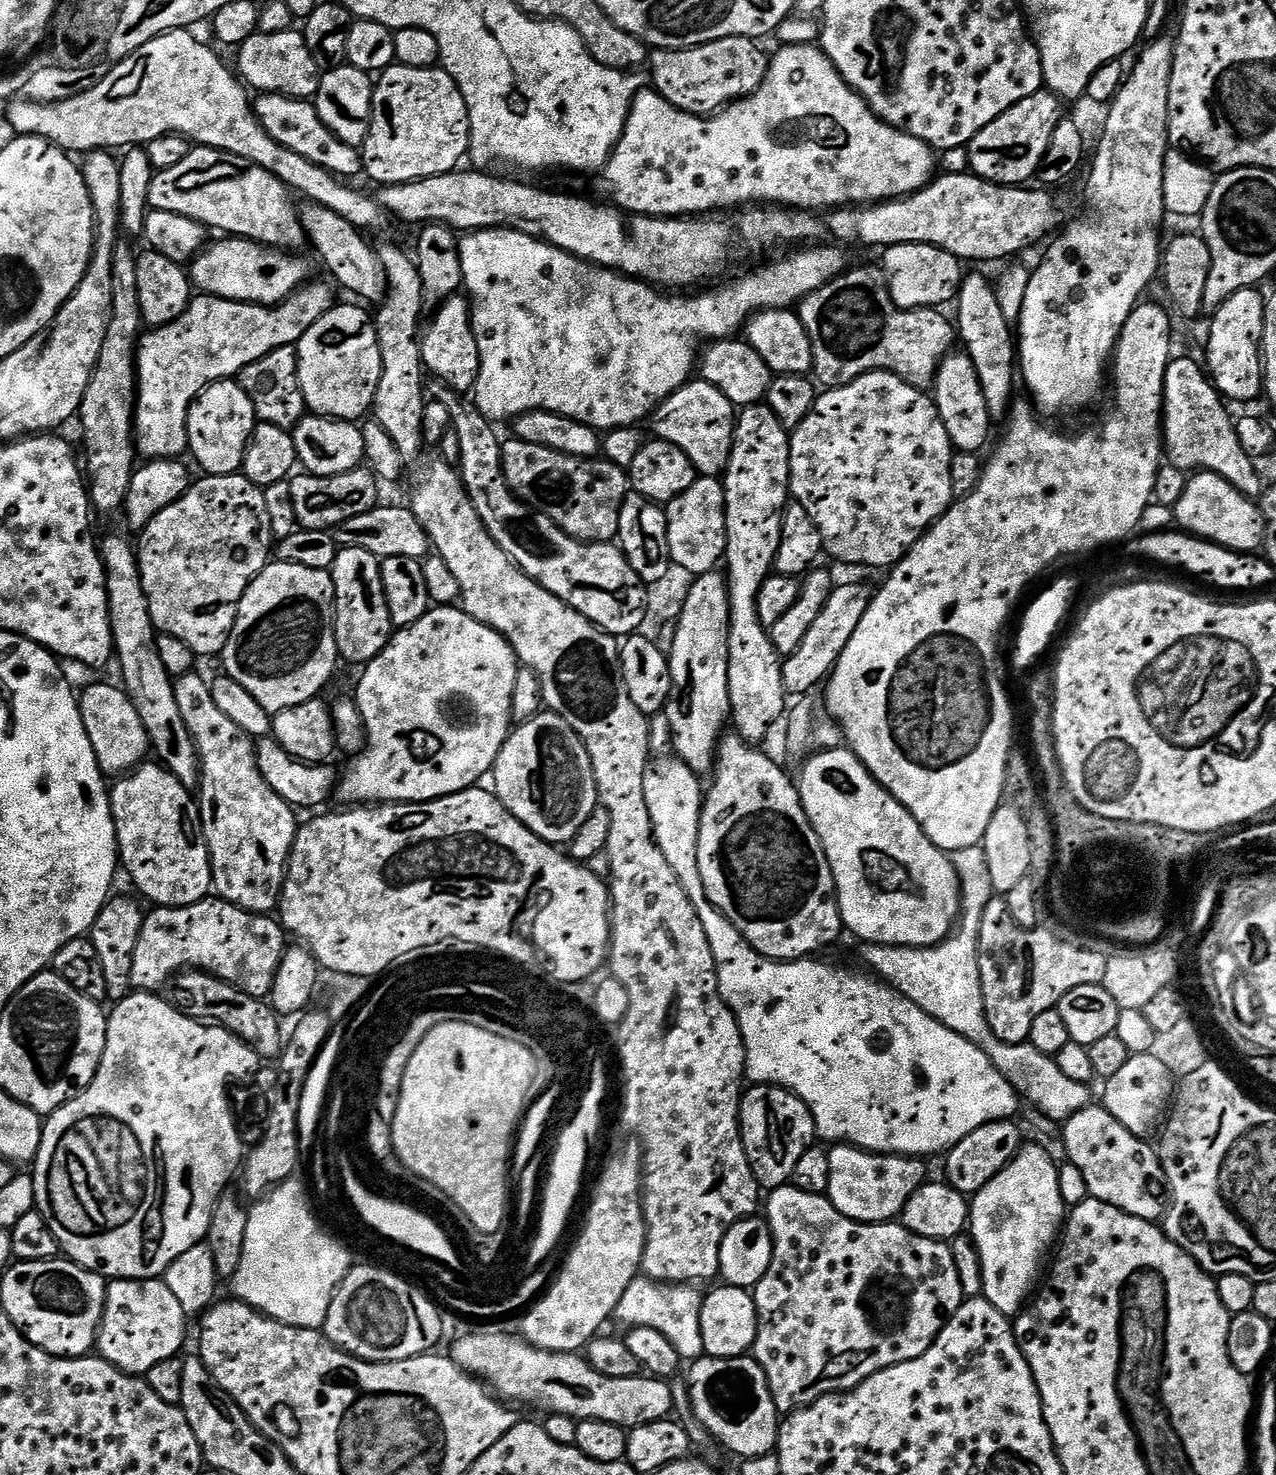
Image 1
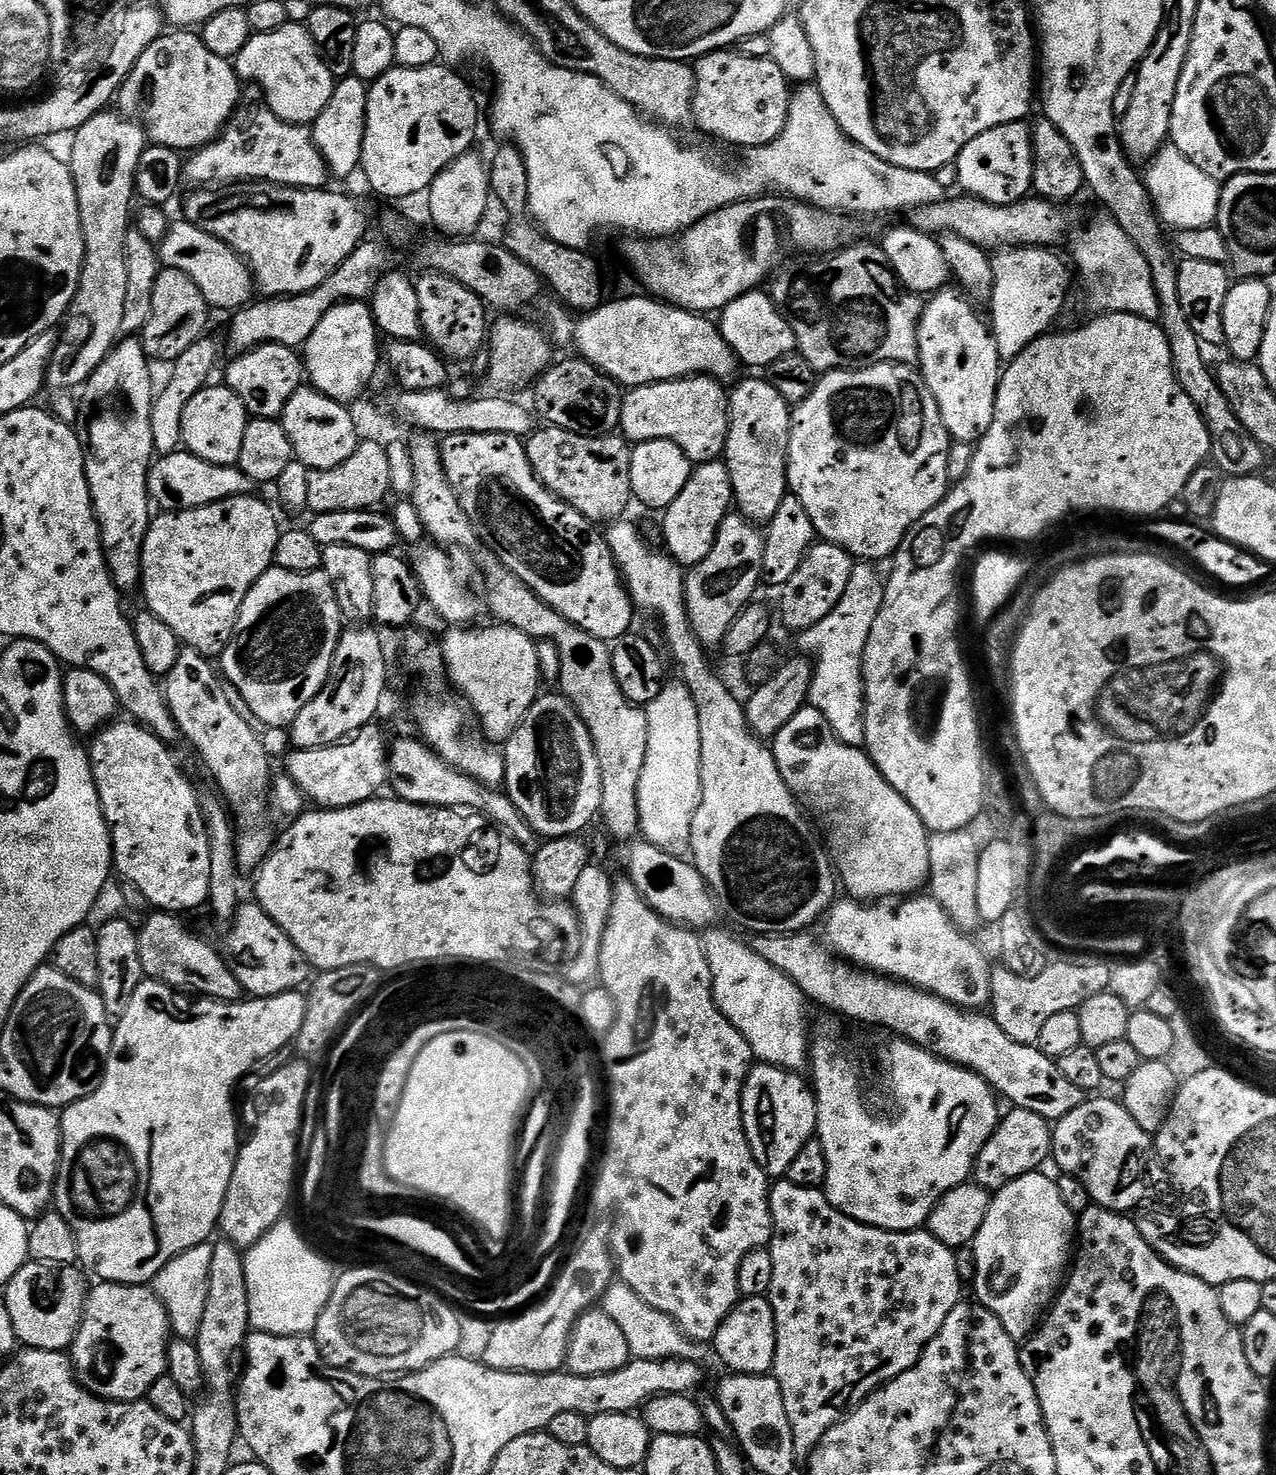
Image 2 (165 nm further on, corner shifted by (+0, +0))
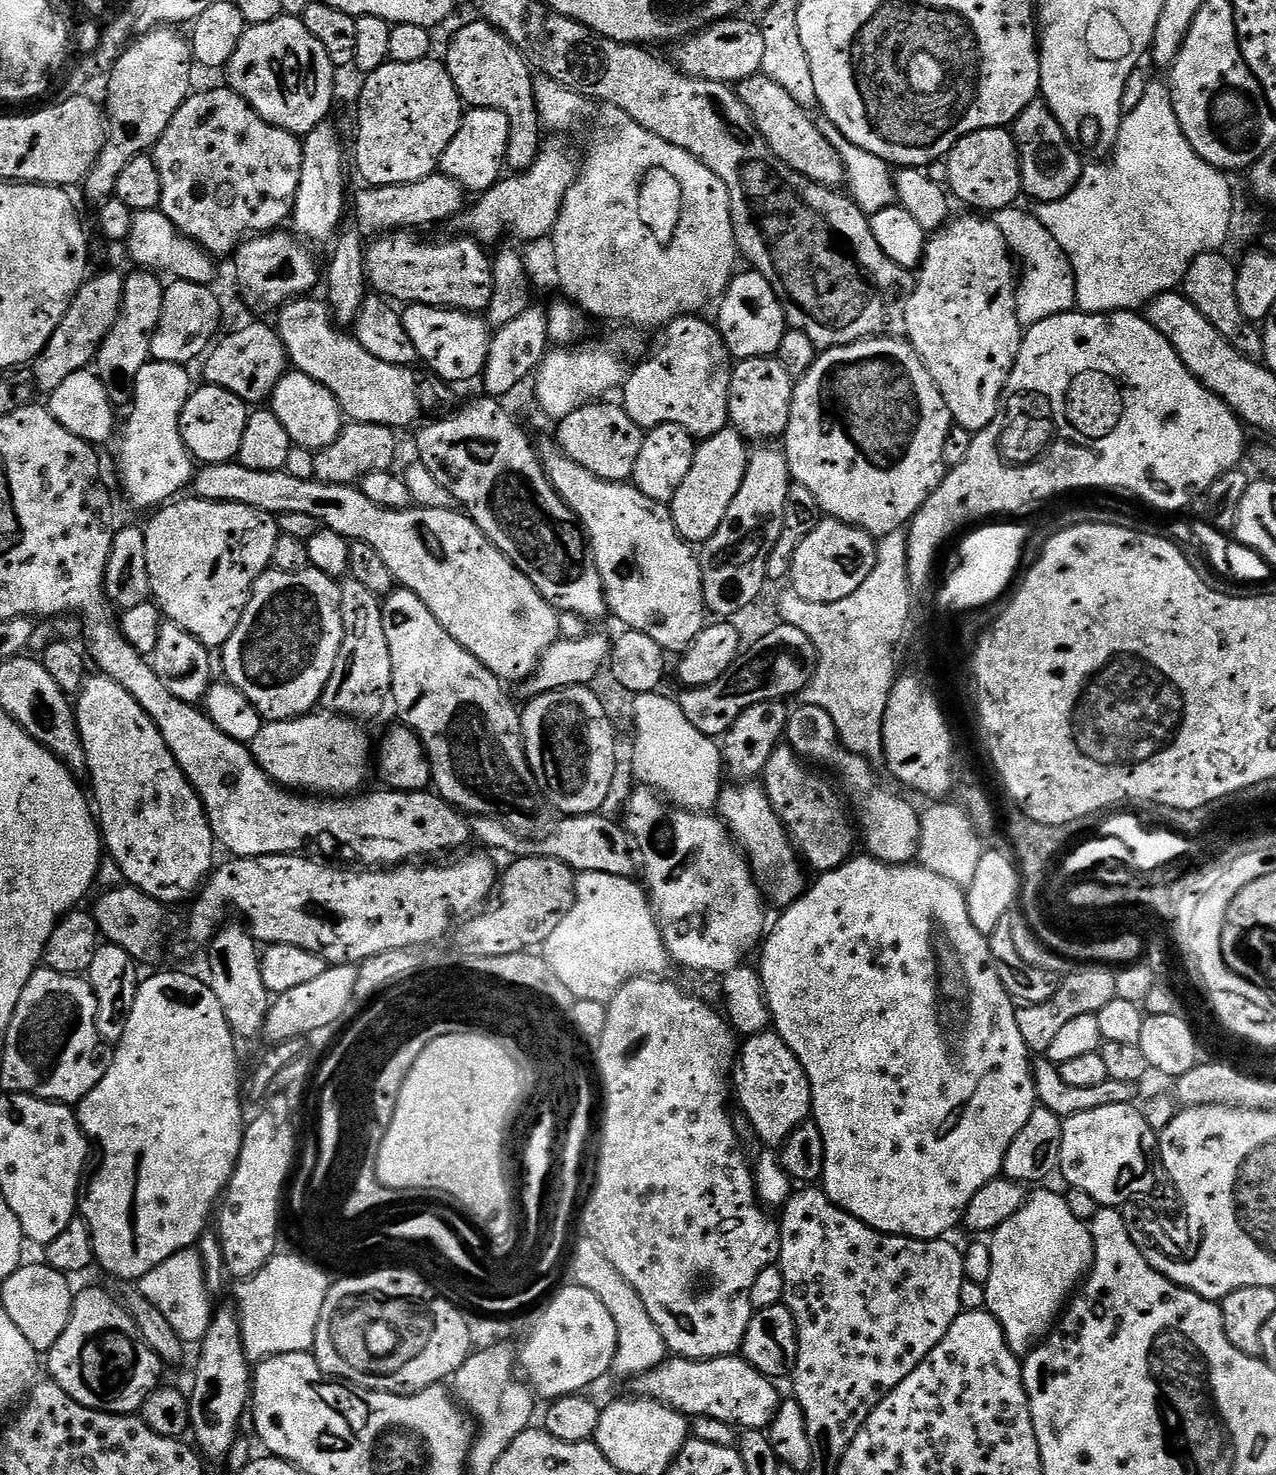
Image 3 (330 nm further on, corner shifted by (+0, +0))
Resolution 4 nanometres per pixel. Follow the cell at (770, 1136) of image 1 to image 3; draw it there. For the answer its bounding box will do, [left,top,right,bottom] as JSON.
[734,1030,812,1146]

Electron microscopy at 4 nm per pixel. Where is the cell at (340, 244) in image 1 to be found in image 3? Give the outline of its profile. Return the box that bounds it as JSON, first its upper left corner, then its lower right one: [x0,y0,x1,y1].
[402,302,493,385]

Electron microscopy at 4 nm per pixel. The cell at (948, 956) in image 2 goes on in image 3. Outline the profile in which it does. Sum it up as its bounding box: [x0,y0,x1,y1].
[758,854,1038,1240]

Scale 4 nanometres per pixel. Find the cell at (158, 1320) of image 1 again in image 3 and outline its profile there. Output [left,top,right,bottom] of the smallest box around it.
[46,1287,161,1413]

